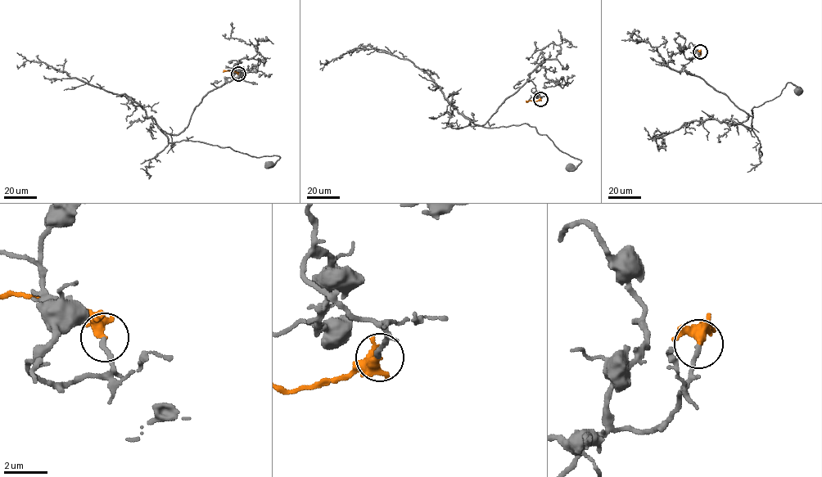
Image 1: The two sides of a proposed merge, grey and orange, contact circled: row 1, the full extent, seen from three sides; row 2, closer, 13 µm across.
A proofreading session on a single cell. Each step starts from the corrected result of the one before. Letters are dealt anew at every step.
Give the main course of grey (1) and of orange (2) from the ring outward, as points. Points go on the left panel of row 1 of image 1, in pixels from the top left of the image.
1: (237, 74), (204, 96), (182, 131), (162, 132), (169, 142), (188, 140), (251, 156), (279, 157), (268, 164)
2: (237, 74), (231, 70), (223, 72)

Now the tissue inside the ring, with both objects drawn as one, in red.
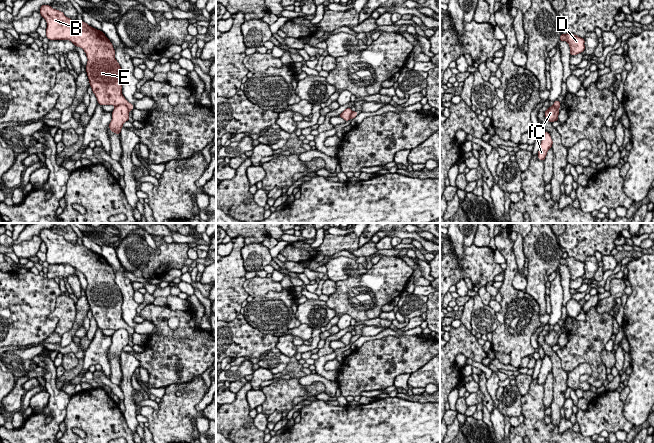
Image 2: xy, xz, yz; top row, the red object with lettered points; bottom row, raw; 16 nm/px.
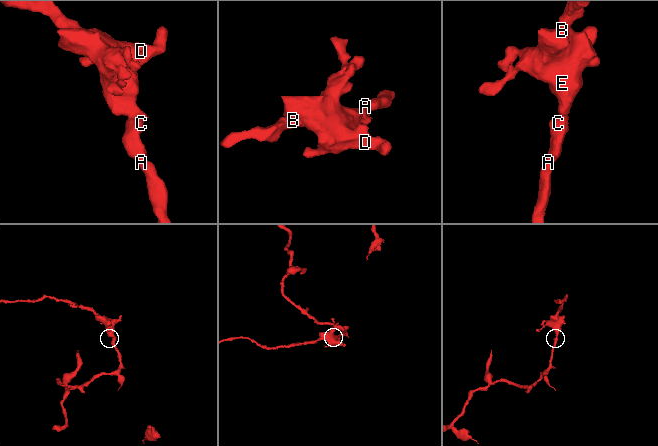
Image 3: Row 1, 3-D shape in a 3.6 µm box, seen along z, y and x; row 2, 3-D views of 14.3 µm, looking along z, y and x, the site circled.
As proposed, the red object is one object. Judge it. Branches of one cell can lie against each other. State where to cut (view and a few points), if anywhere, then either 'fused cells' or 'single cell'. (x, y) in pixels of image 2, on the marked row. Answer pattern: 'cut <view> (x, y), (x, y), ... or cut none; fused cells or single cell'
cut xy (116, 105), (123, 104), (129, 110); fused cells

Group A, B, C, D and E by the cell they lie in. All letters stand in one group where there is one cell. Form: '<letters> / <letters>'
A C / B D E

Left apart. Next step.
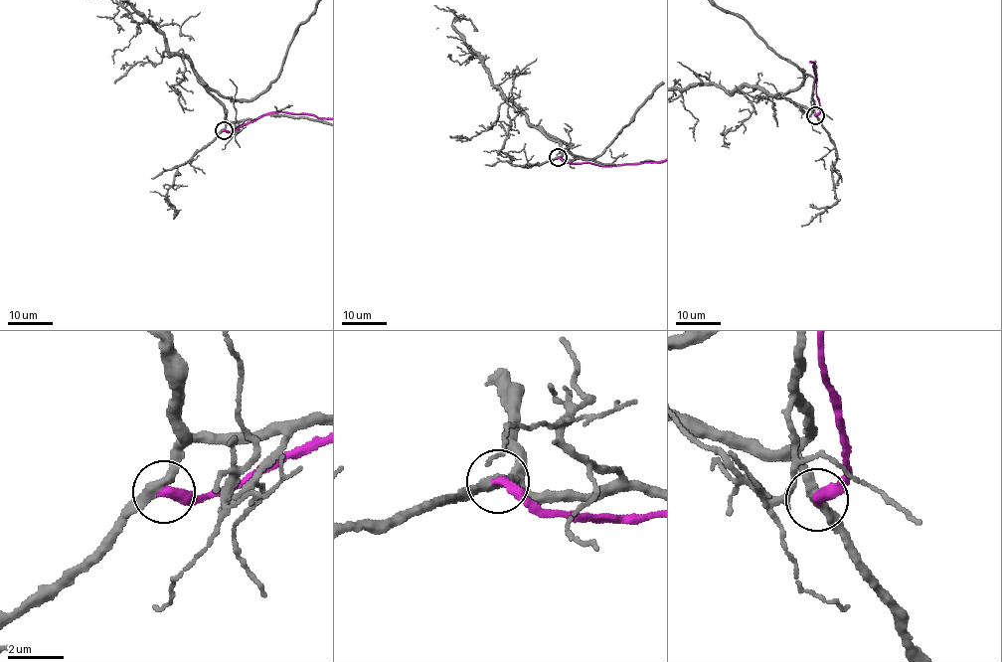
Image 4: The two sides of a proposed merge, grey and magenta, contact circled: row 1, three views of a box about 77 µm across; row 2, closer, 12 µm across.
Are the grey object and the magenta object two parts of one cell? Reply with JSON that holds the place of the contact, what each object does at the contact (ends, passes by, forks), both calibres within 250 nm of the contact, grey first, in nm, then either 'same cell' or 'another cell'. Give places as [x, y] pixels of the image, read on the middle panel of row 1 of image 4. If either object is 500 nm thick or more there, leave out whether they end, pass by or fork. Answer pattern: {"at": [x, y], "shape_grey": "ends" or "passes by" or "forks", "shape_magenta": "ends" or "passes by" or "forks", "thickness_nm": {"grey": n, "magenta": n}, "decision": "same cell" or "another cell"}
{"at": [558, 157], "shape_grey": "passes by", "shape_magenta": "ends", "thickness_nm": {"grey": 360, "magenta": 360}, "decision": "another cell"}

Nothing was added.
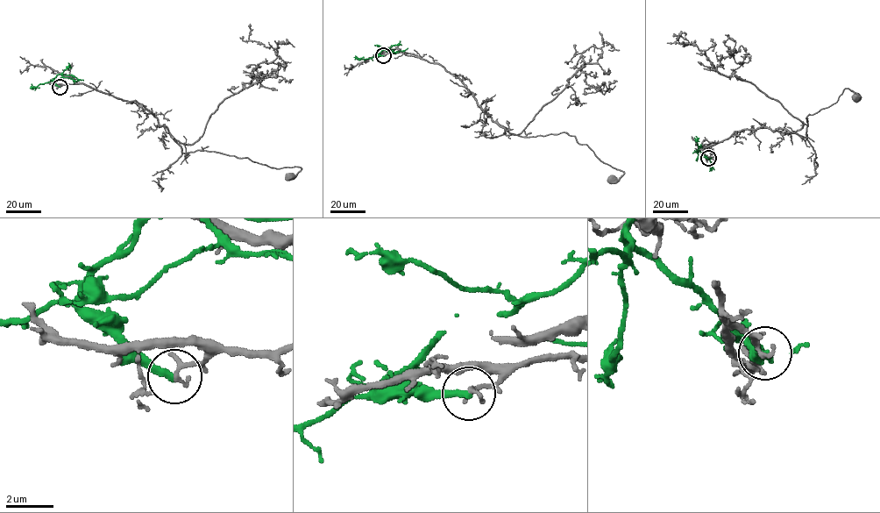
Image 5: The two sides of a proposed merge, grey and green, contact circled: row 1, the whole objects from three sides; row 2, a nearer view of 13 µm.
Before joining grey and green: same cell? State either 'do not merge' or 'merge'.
do not merge

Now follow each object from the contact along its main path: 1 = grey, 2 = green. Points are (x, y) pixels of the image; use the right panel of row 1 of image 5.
1: (708, 158), (704, 147), (741, 130), (780, 128), (805, 137), (809, 114), (835, 103), (846, 88), (857, 97)
2: (708, 158), (698, 150), (701, 145), (699, 146)

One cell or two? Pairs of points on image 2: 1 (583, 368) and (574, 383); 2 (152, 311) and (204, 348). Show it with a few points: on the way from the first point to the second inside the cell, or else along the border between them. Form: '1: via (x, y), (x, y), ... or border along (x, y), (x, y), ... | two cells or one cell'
1: via (579, 372), (574, 379) | one cell
2: via (161, 325), (183, 348), (190, 348) | one cell

